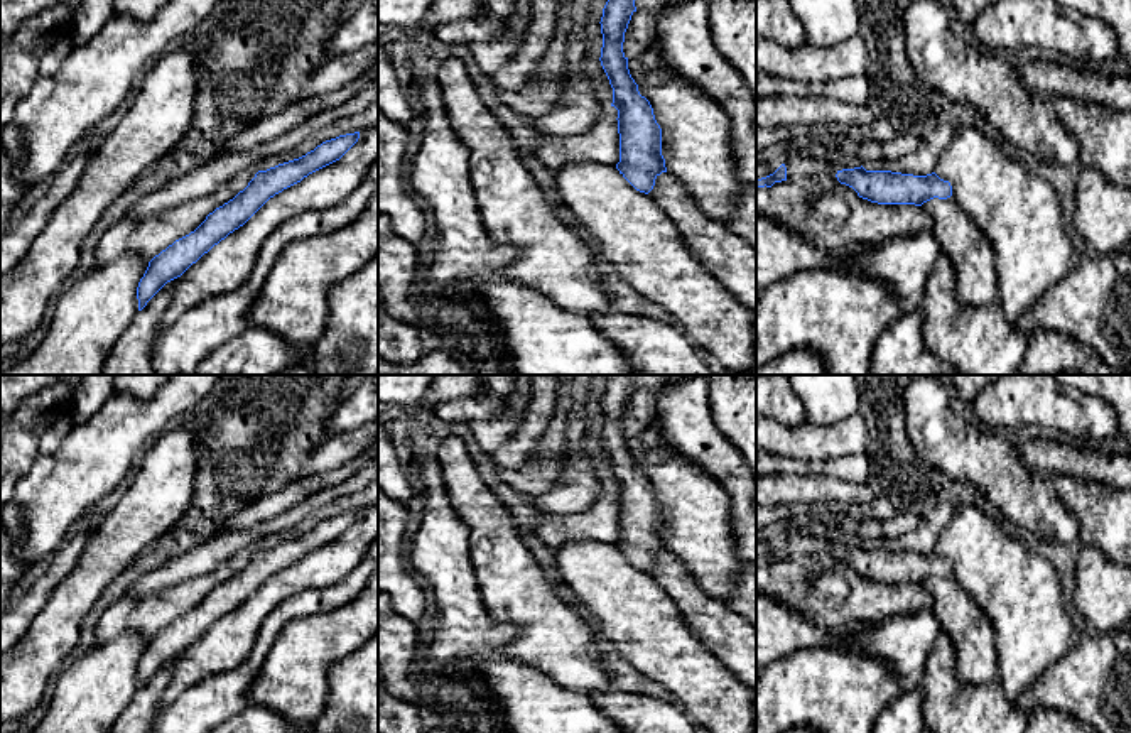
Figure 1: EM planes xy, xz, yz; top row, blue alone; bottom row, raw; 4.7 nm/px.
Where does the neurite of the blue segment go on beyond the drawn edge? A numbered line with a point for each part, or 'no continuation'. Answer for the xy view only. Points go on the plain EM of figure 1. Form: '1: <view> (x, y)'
no continuation

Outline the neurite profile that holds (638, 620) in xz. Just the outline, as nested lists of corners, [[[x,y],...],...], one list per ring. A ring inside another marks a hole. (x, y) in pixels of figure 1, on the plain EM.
[[[594,540],[571,542],[554,549],[554,559],[560,584],[571,588],[579,601],[598,618],[606,647],[628,660],[638,672],[672,692],[694,725],[709,733],[756,733],[756,692],[704,647],[701,638],[689,628],[670,595],[648,573],[636,569],[616,544]]]

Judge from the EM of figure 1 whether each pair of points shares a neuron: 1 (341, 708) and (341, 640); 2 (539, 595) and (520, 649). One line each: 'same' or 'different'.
1: different
2: same

